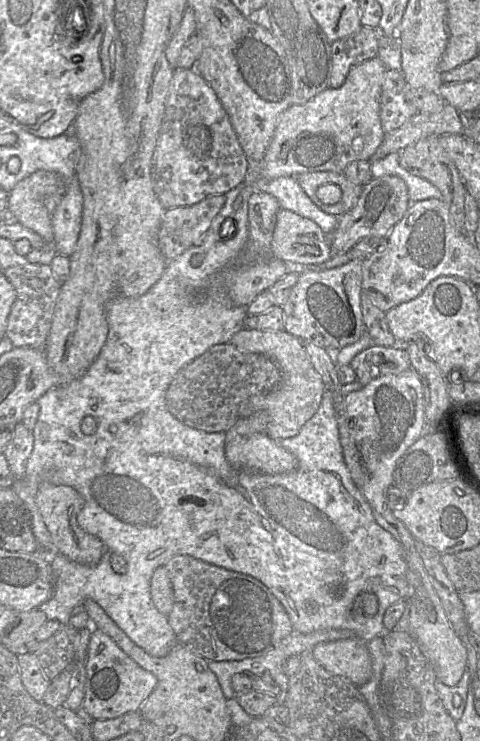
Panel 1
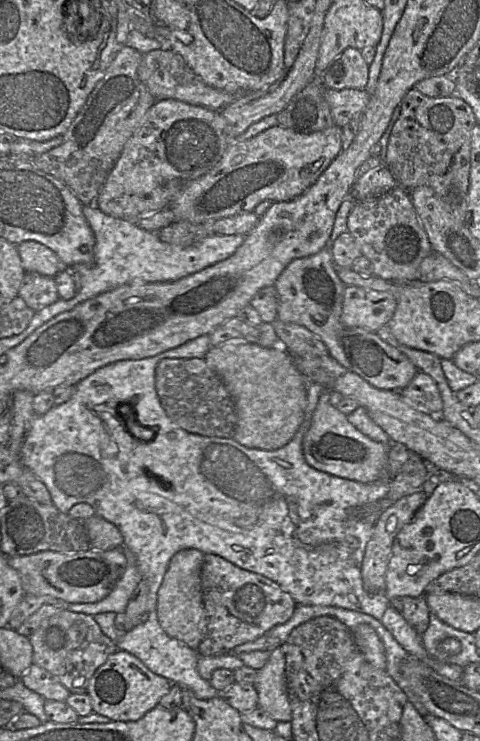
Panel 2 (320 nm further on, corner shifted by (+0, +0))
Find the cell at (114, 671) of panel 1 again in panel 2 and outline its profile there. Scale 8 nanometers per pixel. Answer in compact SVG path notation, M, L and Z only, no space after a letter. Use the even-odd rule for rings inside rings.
M118 649L95 671L87 693L91 697L93 712L113 721L136 721L159 704L172 684L170 680L152 672L133 654Z

